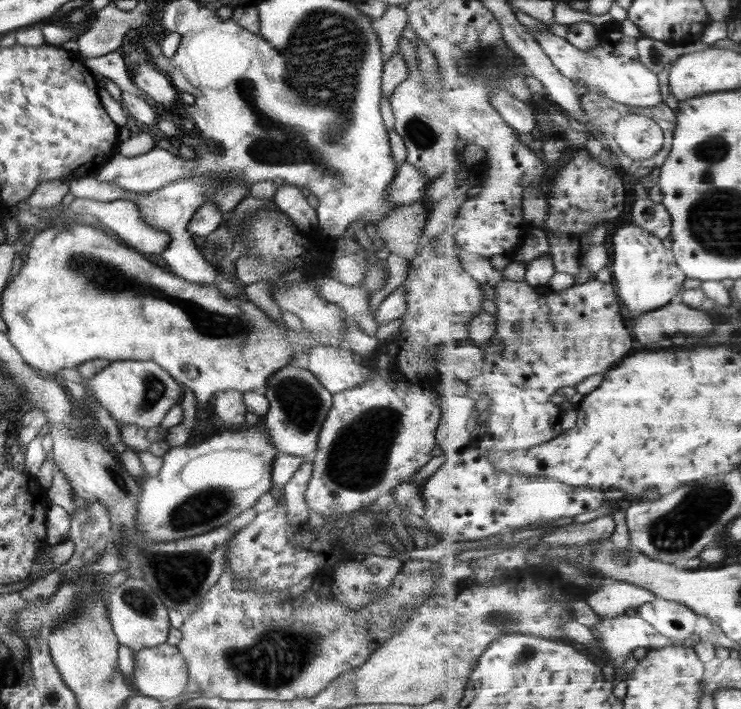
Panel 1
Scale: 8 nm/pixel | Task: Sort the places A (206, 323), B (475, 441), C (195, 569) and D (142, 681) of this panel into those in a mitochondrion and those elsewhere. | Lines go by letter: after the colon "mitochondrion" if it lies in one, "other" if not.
A: mitochondrion
B: other
C: mitochondrion
D: other

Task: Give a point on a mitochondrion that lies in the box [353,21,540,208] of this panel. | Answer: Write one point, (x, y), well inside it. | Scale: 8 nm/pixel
(482, 57)

